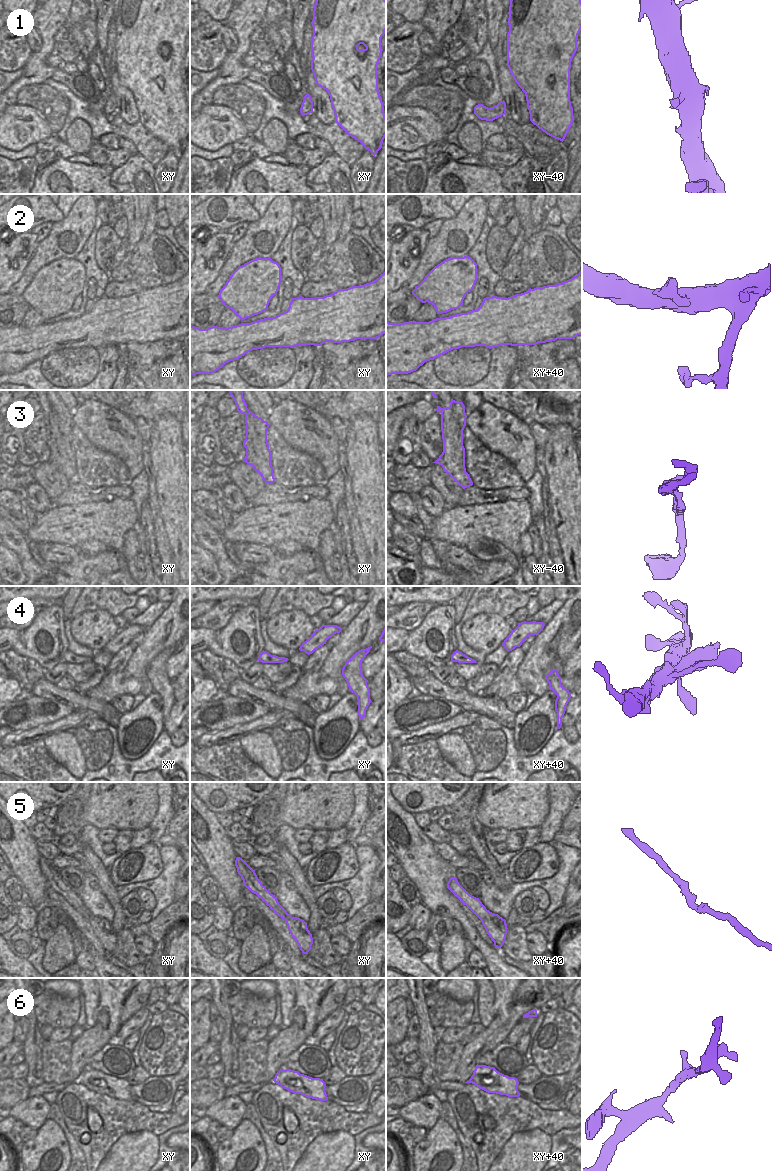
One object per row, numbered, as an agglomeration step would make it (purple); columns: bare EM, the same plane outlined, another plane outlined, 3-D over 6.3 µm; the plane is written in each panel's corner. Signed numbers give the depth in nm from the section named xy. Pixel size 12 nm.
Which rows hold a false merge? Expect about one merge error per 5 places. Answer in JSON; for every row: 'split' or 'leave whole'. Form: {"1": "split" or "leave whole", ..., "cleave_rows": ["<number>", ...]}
{"1": "leave whole", "2": "leave whole", "3": "split", "4": "leave whole", "5": "leave whole", "6": "leave whole", "cleave_rows": ["3"]}

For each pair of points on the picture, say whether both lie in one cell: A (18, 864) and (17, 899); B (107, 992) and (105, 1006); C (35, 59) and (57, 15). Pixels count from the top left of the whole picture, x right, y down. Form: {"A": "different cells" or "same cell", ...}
{"A": "different cells", "B": "same cell", "C": "same cell"}

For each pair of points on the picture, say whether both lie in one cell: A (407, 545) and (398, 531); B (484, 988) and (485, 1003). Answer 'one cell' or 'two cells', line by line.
A: one cell
B: one cell

